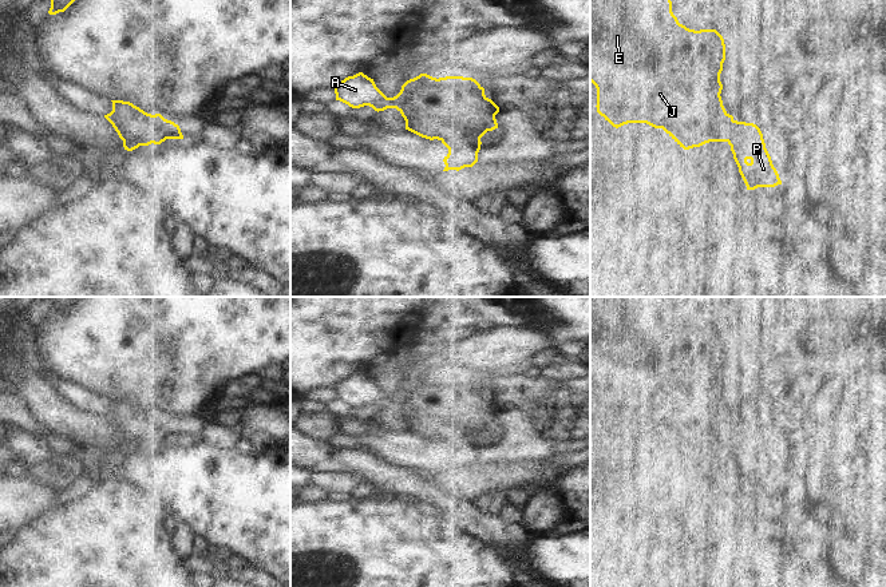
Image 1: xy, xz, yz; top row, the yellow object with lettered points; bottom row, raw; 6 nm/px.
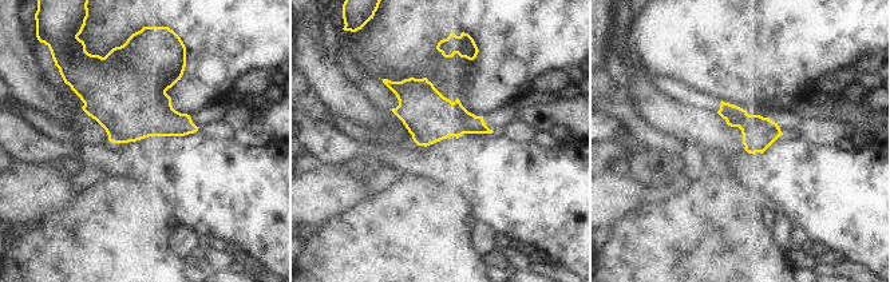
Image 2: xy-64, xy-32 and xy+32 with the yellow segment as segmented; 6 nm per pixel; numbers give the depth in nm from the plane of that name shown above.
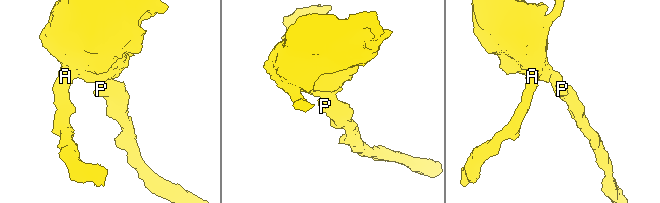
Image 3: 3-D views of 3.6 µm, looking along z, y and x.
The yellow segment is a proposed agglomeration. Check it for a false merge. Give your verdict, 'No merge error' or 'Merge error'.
Merge error.

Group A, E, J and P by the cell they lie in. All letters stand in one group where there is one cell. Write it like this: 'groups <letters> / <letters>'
groups A E J / P

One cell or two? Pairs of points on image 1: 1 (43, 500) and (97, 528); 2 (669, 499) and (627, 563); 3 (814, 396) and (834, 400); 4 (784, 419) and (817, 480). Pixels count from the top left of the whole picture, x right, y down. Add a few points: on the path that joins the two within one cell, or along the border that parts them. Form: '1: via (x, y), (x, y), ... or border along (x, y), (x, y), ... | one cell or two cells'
1: border along (55, 504), (27, 523) | two cells
2: border along (632, 500), (663, 530) | two cells
3: border along (834, 376), (826, 392), (811, 407) | two cells
4: border along (823, 425), (822, 433), (803, 451) | two cells

